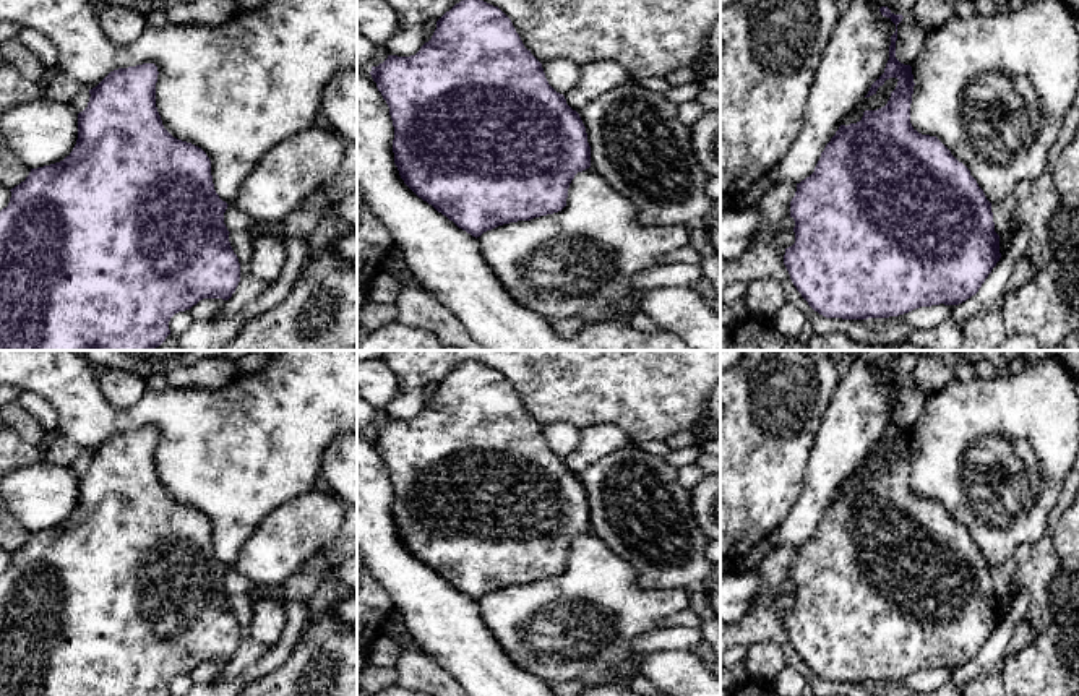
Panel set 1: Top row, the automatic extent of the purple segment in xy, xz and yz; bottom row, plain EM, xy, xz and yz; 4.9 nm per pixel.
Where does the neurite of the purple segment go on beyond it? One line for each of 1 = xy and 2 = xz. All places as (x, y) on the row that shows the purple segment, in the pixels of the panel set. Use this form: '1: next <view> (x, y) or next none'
1: next none
2: next none

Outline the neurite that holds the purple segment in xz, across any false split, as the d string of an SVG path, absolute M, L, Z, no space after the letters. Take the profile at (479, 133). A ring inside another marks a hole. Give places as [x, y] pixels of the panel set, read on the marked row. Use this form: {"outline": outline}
{"outline": "M461 0L436 21L432 39L415 55L388 55L370 75L389 107L401 178L475 238L503 224L561 211L571 180L591 167L591 146L579 114L548 84L542 63L524 47L511 19L484 0Z"}

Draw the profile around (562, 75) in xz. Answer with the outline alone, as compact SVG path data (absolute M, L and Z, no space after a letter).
M555 58L544 63L542 68L548 84L563 96L574 89L581 78L581 67L570 60Z

